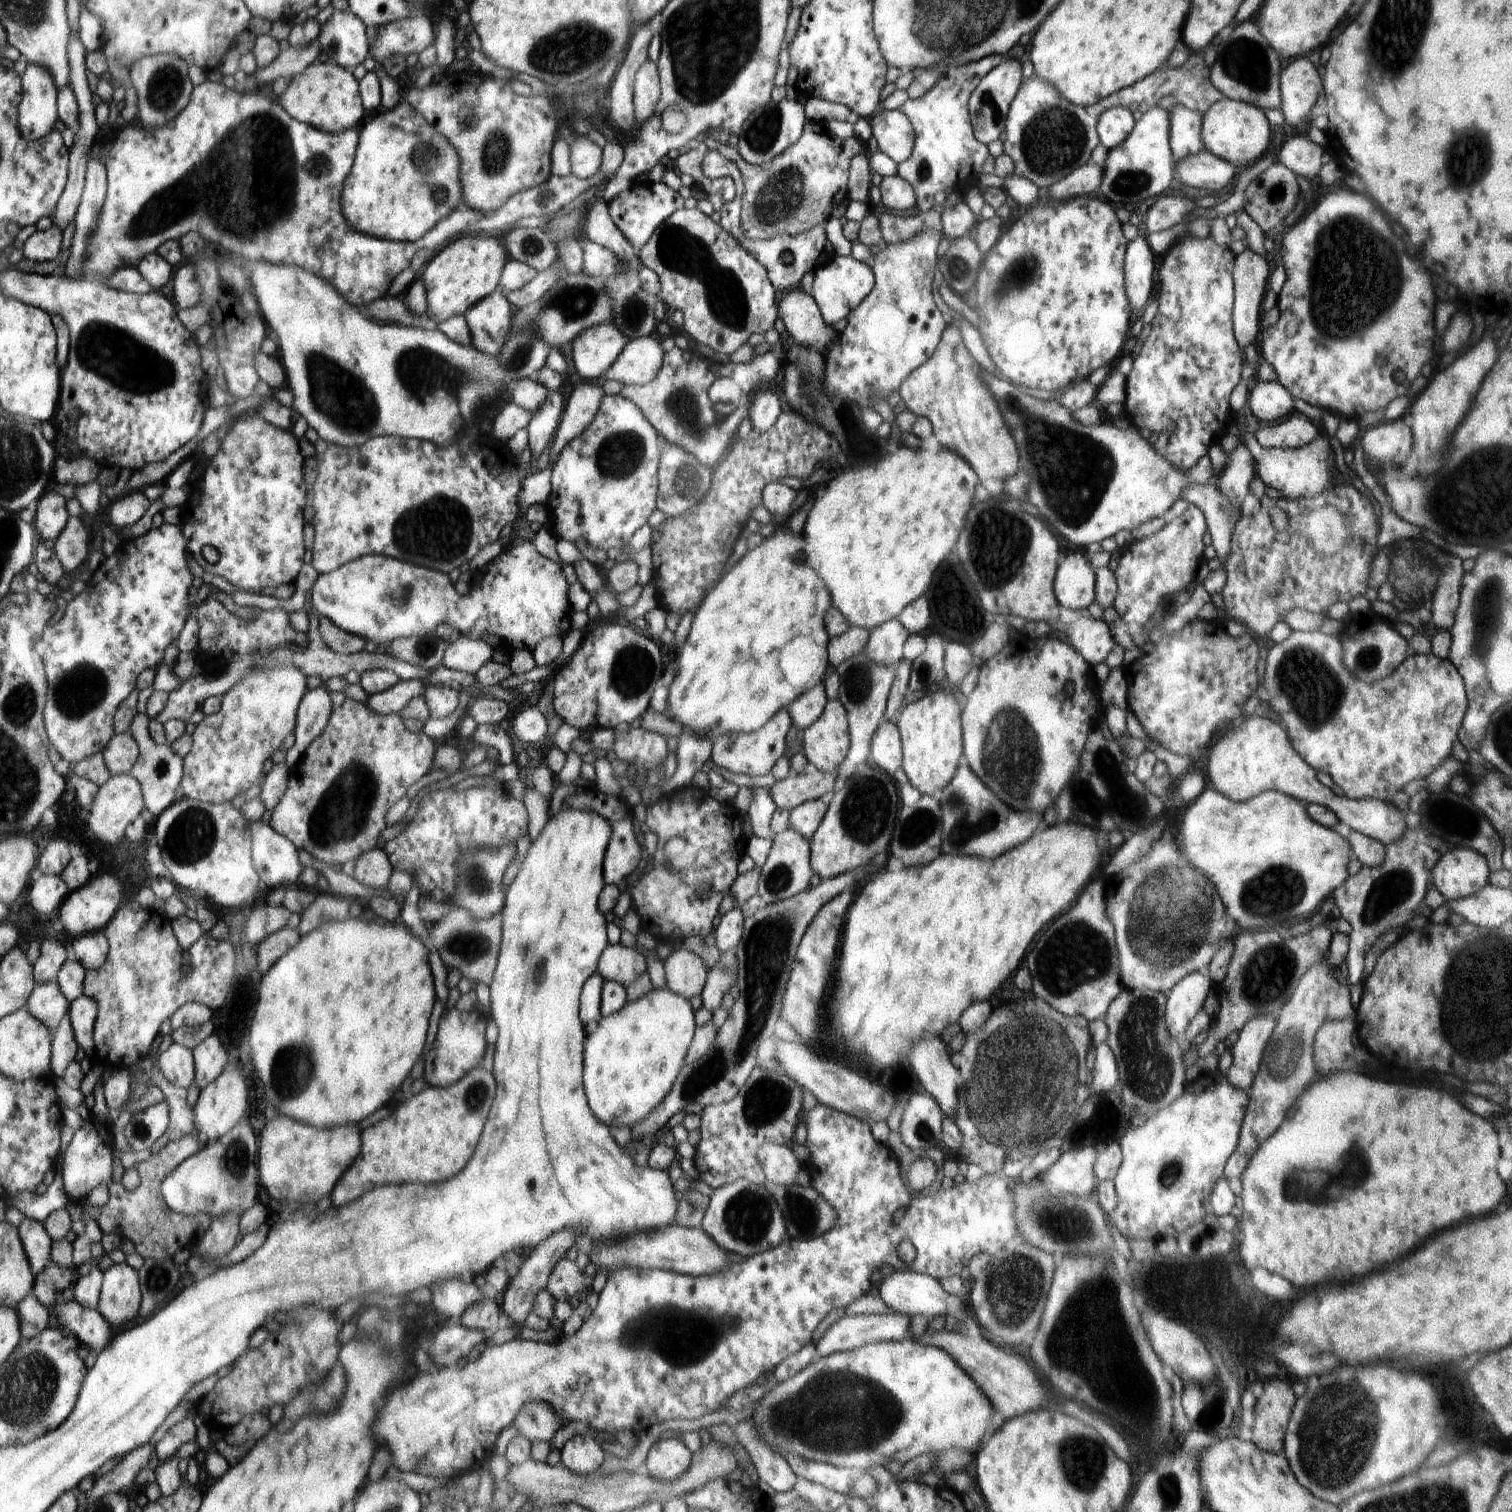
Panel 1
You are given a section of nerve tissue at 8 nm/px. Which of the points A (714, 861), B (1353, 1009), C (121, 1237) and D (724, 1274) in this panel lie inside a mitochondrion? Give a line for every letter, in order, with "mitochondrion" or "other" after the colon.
A: other
B: other
C: other
D: other

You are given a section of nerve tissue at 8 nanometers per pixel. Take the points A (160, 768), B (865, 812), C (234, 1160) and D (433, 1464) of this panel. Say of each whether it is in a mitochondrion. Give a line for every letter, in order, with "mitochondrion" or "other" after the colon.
A: mitochondrion
B: mitochondrion
C: mitochondrion
D: other

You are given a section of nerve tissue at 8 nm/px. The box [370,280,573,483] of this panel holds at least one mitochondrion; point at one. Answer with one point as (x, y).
(423, 373)

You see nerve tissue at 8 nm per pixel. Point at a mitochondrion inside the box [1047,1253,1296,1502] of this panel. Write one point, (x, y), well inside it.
(1083, 1459)

